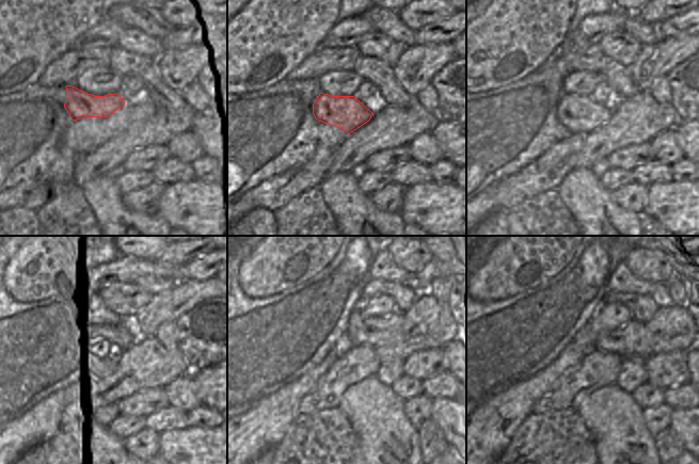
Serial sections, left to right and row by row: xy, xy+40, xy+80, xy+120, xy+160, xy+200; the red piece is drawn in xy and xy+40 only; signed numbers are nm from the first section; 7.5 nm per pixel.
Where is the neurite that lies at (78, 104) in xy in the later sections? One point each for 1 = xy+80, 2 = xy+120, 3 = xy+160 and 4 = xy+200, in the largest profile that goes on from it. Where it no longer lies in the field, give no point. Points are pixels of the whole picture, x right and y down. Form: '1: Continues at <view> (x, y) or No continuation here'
1: Continues at xy+80 (582, 114)
2: Continues at xy+120 (99, 351)
3: Continues at xy+160 (374, 332)
4: Continues at xy+200 (621, 341)

